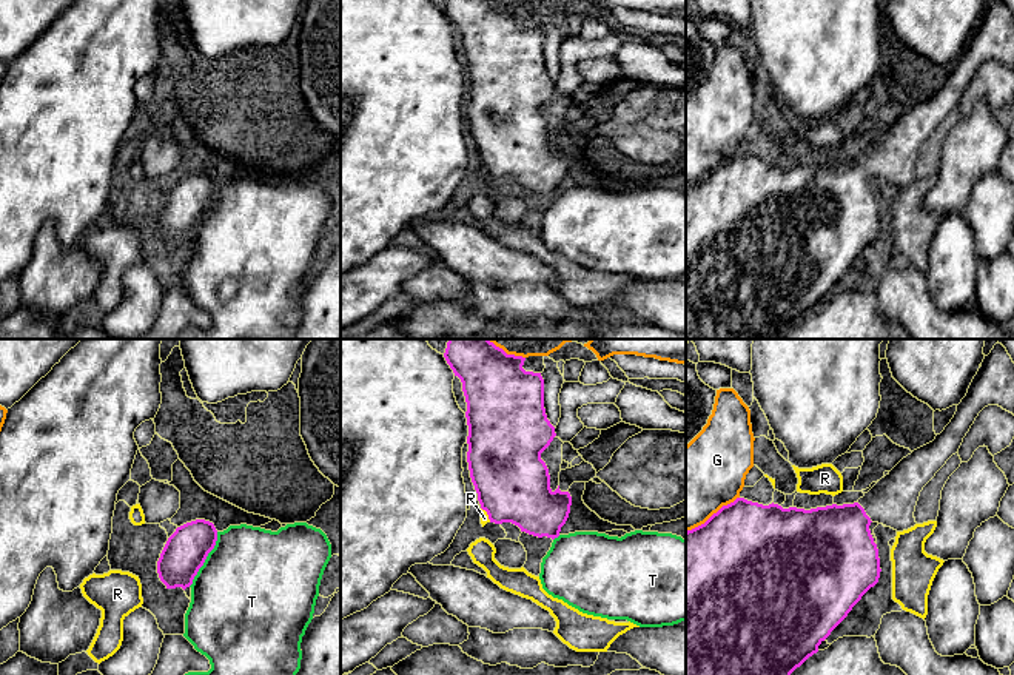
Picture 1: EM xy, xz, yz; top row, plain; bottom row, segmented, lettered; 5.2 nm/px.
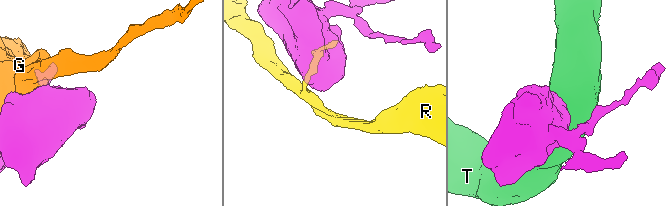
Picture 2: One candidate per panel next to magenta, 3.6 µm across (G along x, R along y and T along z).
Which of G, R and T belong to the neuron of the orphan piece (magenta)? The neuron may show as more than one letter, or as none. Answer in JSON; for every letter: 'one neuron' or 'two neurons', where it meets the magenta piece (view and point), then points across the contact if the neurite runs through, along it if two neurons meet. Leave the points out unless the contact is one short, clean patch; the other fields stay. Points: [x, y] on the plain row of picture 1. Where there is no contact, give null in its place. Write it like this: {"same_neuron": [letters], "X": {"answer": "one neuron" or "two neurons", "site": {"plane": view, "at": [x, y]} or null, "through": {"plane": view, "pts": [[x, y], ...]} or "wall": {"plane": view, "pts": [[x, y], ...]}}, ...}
{"same_neuron": [], "G": {"answer": "two neurons", "site": {"plane": "yz", "at": [714, 168]}}, "R": {"answer": "two neurons", "site": {"plane": "xz", "at": [487, 168]}, "wall": {"plane": "xz", "pts": [[481, 162], [490, 176]]}}, "T": {"answer": "two neurons", "site": {"plane": "xy", "at": [205, 213]}}}

